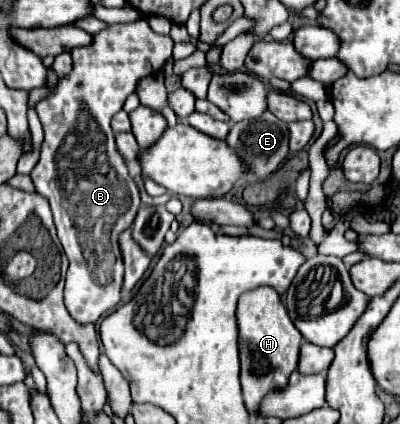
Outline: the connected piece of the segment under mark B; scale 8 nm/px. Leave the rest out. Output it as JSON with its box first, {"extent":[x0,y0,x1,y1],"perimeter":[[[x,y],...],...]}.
{"extent":[32,18,174,324],"perimeter":[[[144,18],[128,24],[108,24],[92,36],[90,46],[78,46],[72,54],[72,72],[62,76],[56,90],[38,102],[36,112],[44,128],[44,142],[40,148],[40,160],[32,170],[32,182],[36,192],[46,196],[54,214],[58,238],[68,256],[68,274],[64,287],[64,304],[70,316],[78,324],[98,322],[106,312],[114,310],[120,302],[124,262],[118,250],[118,238],[122,230],[128,230],[140,208],[140,190],[134,178],[128,174],[124,158],[118,154],[115,133],[110,126],[112,116],[122,110],[124,100],[136,90],[136,82],[150,76],[164,66],[172,54],[174,40],[170,36],[156,34]]]}

